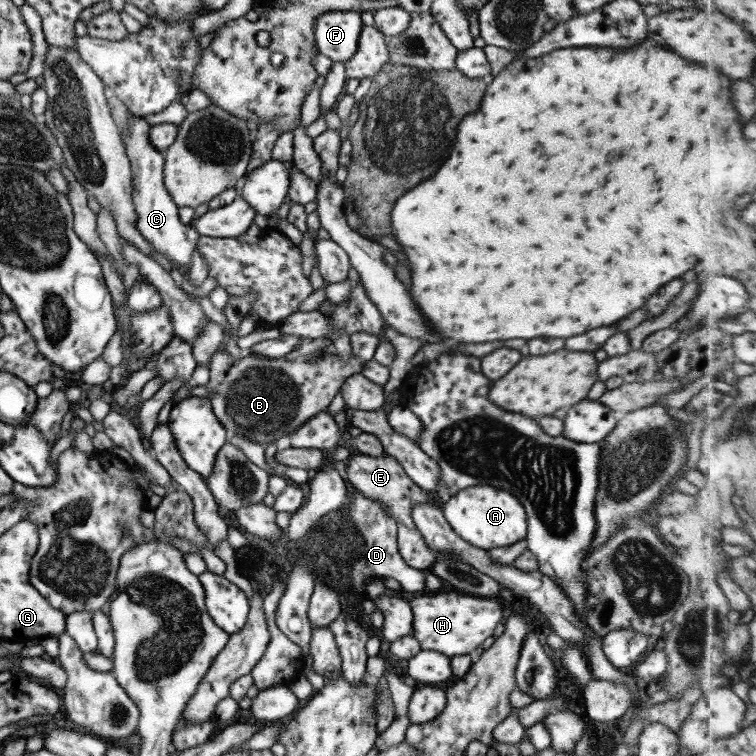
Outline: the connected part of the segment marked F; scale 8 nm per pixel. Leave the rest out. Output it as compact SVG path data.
M327 11L319 15L313 25L317 51L329 61L347 61L357 50L362 27L359 15L353 11Z

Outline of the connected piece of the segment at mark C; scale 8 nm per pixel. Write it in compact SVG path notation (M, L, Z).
M130 115L132 118L130 119L129 133L119 131L119 134L122 138L125 155L130 163L131 200L135 206L134 226L137 233L148 243L148 246L153 248L157 254L165 256L171 264L190 266L190 256L193 254L199 236L185 222L178 219L178 206L172 201L163 184L163 153L156 152L157 150L151 147L147 141L149 125L145 123L143 116Z

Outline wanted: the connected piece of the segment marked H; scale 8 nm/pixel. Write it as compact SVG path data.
M437 594L413 598L409 602L413 610L412 630L419 640L420 651L434 651L449 658L453 656L473 655L487 637L492 636L495 626L503 620L500 604L490 598L475 598L461 594Z

